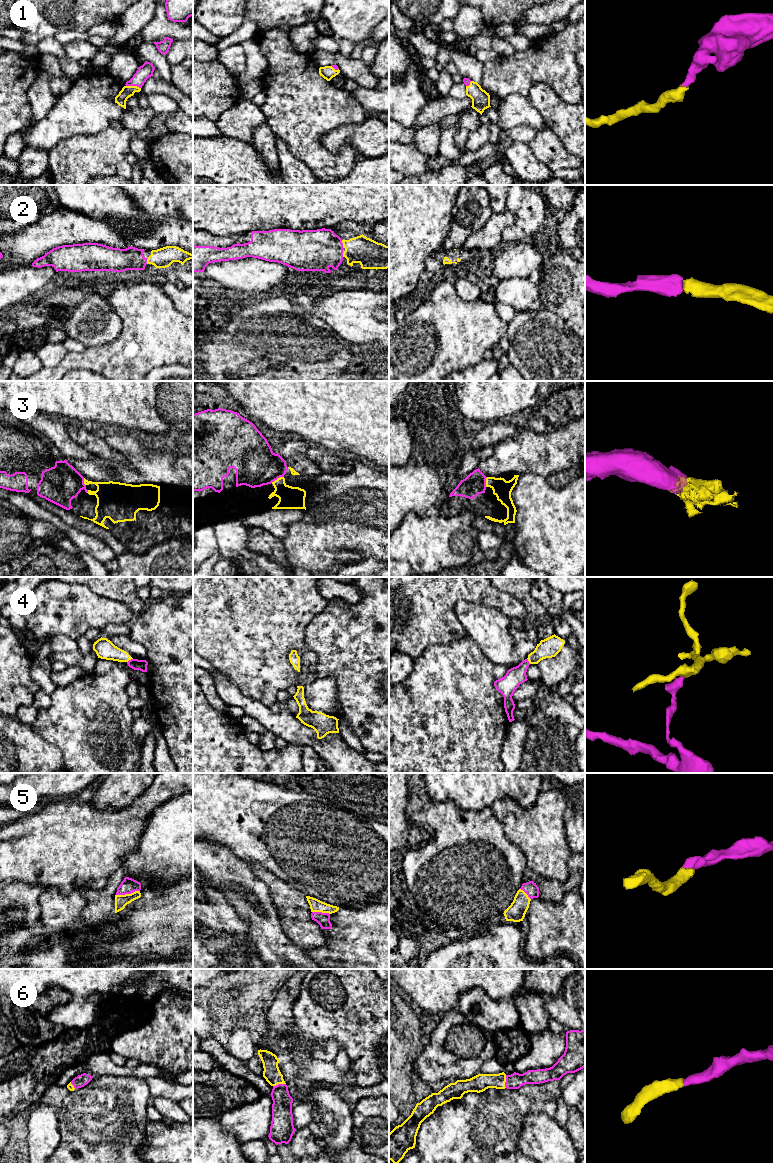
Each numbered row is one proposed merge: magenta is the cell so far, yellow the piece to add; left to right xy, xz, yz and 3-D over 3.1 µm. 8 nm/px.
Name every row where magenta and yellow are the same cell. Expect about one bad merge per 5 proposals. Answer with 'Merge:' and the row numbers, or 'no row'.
Merge: 1, 2, 3, 5, 6

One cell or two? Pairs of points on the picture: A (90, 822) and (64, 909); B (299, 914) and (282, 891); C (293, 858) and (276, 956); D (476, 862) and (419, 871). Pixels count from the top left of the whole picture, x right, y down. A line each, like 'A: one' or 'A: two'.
A: two
B: one
C: two
D: one

